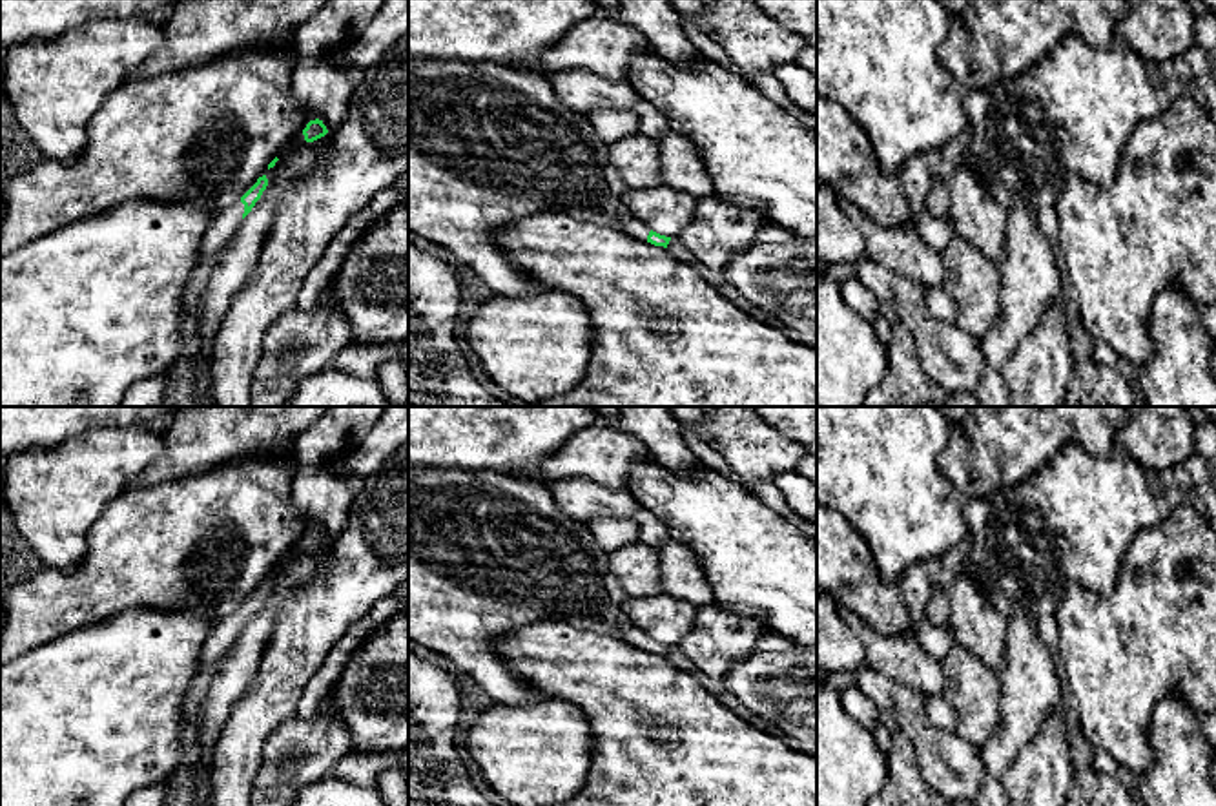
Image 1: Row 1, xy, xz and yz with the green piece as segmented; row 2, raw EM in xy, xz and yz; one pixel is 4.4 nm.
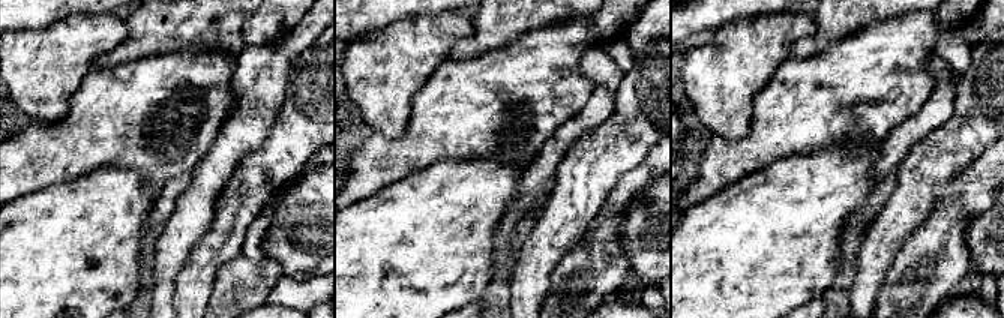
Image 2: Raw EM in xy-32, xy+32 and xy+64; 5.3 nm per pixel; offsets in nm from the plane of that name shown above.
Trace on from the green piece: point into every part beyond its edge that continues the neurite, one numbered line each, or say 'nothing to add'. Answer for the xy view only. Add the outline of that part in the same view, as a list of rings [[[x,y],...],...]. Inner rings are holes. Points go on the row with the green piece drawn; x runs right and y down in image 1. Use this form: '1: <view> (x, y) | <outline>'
1: xy (181, 378) | [[[241,201],[230,204],[219,215],[213,217],[197,259],[195,268],[190,274],[182,294],[182,343],[184,354],[175,365],[164,372],[168,377],[166,398],[159,407],[202,407],[193,398],[193,361],[202,352],[211,352],[201,341],[201,330],[195,323],[201,295],[208,284],[213,266],[219,261],[222,248],[232,241],[242,221],[244,204]]]

